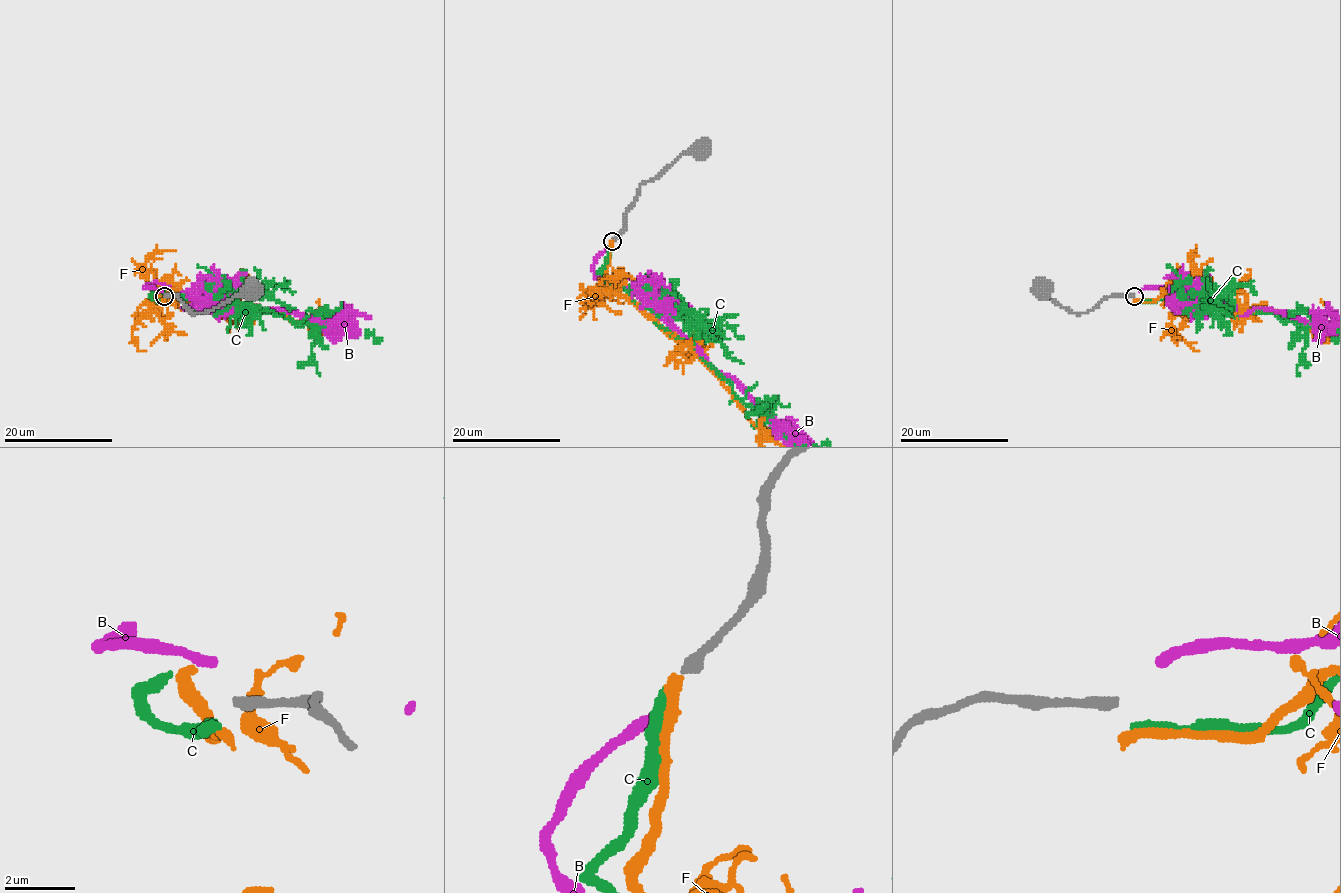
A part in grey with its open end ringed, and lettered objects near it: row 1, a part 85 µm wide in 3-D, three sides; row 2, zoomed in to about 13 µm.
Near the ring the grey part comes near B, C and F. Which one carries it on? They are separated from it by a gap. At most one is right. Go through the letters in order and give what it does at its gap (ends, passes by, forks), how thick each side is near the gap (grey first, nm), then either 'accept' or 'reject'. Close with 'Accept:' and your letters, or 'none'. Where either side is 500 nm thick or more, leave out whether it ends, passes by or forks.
B: it ends there; 320 nm thick on the grey side, 300 nm on the other; reject
C: it ends there; 320 nm thick on the grey side, 300 nm on the other; reject
F: it ends there; 320 nm thick on the grey side, 320 nm on the other; reject
Accept: none

